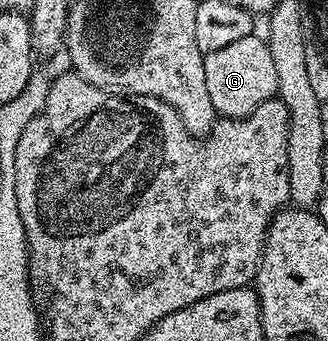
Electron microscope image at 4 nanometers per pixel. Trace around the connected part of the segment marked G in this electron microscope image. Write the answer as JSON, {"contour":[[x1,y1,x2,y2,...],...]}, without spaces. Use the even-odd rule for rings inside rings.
{"contour":[[256,33,243,36,241,40,232,41,223,48,205,54,203,60,203,73,207,80,207,92,211,96,214,111,223,118,246,118,263,100,271,100,277,93,275,80,275,64,272,63,271,48,264,37,257,38]]}

